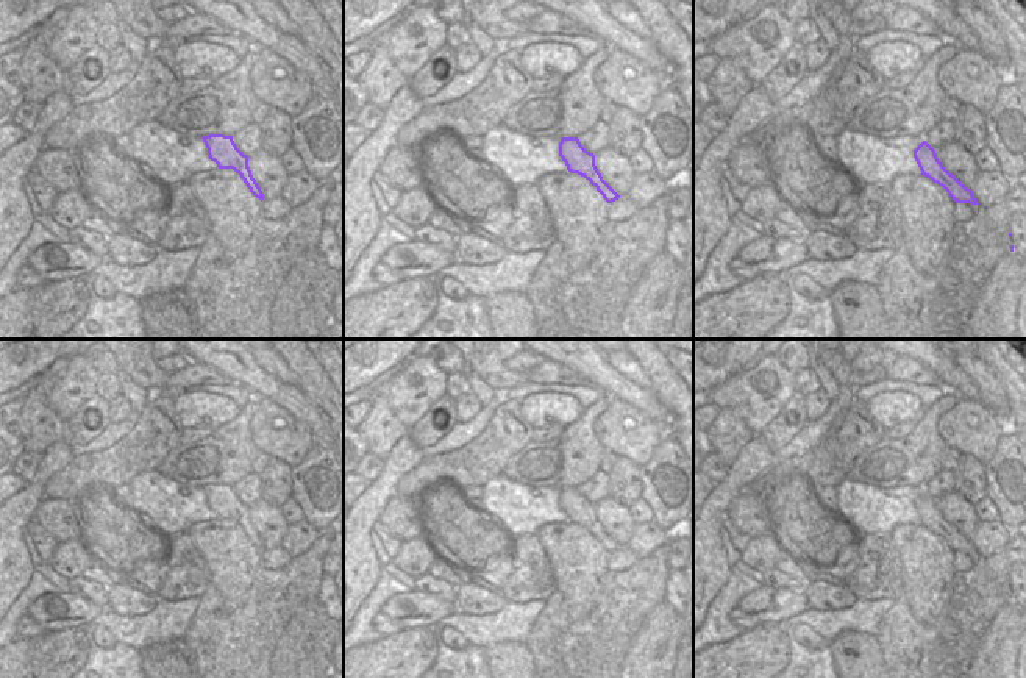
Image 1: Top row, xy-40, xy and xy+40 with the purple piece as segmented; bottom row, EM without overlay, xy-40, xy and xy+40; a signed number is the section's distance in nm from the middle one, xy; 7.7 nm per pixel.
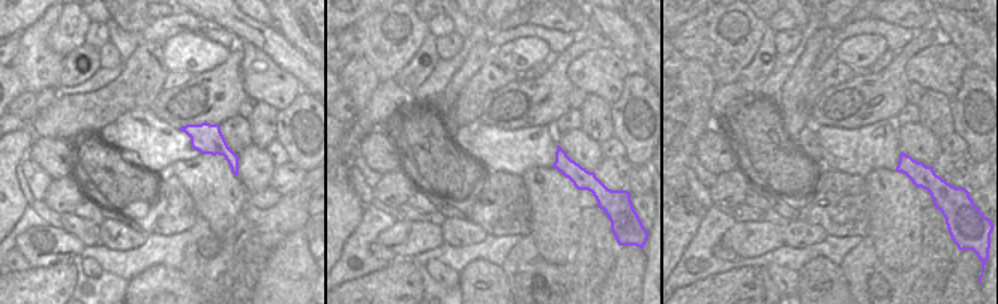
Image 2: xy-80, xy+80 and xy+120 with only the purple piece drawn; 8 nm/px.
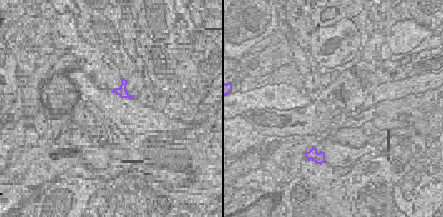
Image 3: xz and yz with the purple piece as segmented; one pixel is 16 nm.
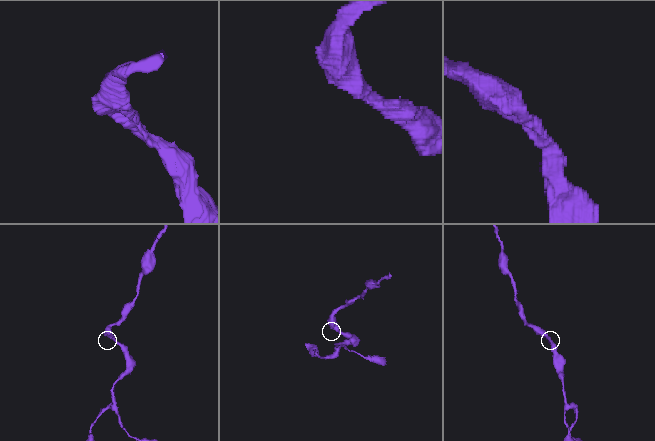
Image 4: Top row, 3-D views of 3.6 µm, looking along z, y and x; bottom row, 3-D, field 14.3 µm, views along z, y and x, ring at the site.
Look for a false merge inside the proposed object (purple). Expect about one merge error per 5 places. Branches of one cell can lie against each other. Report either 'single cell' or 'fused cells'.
single cell

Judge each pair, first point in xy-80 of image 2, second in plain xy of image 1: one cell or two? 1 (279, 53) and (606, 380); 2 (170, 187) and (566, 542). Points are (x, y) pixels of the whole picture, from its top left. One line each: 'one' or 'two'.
1: one
2: two

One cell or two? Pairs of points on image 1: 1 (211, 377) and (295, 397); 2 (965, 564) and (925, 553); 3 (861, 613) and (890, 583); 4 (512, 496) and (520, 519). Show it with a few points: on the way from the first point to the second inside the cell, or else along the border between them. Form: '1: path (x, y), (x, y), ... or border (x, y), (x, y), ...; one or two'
1: border (195, 360), (217, 369), (228, 380); two
2: border (954, 552), (956, 570); two
3: border (858, 597), (894, 600); two
4: path (512, 502), (520, 513); one

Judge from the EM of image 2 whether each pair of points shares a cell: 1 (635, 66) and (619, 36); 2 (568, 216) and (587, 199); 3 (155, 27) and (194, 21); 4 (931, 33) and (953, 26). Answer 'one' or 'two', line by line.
1: one
2: two
3: one
4: two

